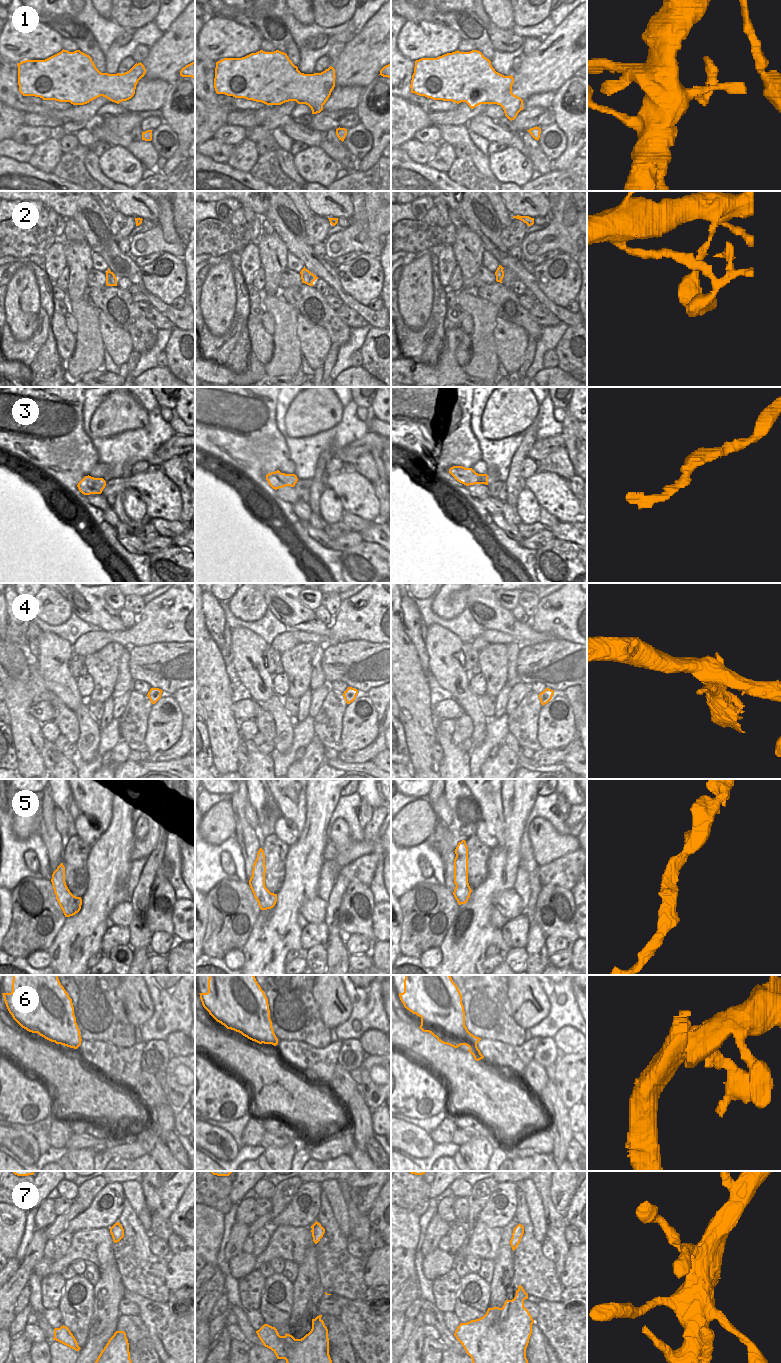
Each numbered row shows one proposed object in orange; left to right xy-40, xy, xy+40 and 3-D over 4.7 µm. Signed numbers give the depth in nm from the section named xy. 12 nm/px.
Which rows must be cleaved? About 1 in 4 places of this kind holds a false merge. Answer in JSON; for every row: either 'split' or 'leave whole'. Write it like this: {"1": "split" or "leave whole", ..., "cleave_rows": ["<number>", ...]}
{"1": "leave whole", "2": "split", "3": "leave whole", "4": "leave whole", "5": "leave whole", "6": "split", "7": "leave whole", "cleave_rows": ["2", "6"]}

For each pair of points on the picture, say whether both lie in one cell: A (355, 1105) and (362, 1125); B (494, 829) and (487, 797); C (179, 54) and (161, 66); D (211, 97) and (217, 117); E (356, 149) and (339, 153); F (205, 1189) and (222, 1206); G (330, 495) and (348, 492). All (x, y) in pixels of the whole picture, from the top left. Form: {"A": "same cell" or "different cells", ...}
{"A": "same cell", "B": "same cell", "C": "same cell", "D": "different cells", "E": "different cells", "F": "same cell", "G": "different cells"}

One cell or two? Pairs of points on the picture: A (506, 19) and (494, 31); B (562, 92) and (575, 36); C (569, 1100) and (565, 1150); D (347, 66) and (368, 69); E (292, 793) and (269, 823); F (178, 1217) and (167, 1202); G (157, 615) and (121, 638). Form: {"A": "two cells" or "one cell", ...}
{"A": "two cells", "B": "two cells", "C": "two cells", "D": "one cell", "E": "two cells", "F": "two cells", "G": "one cell"}

